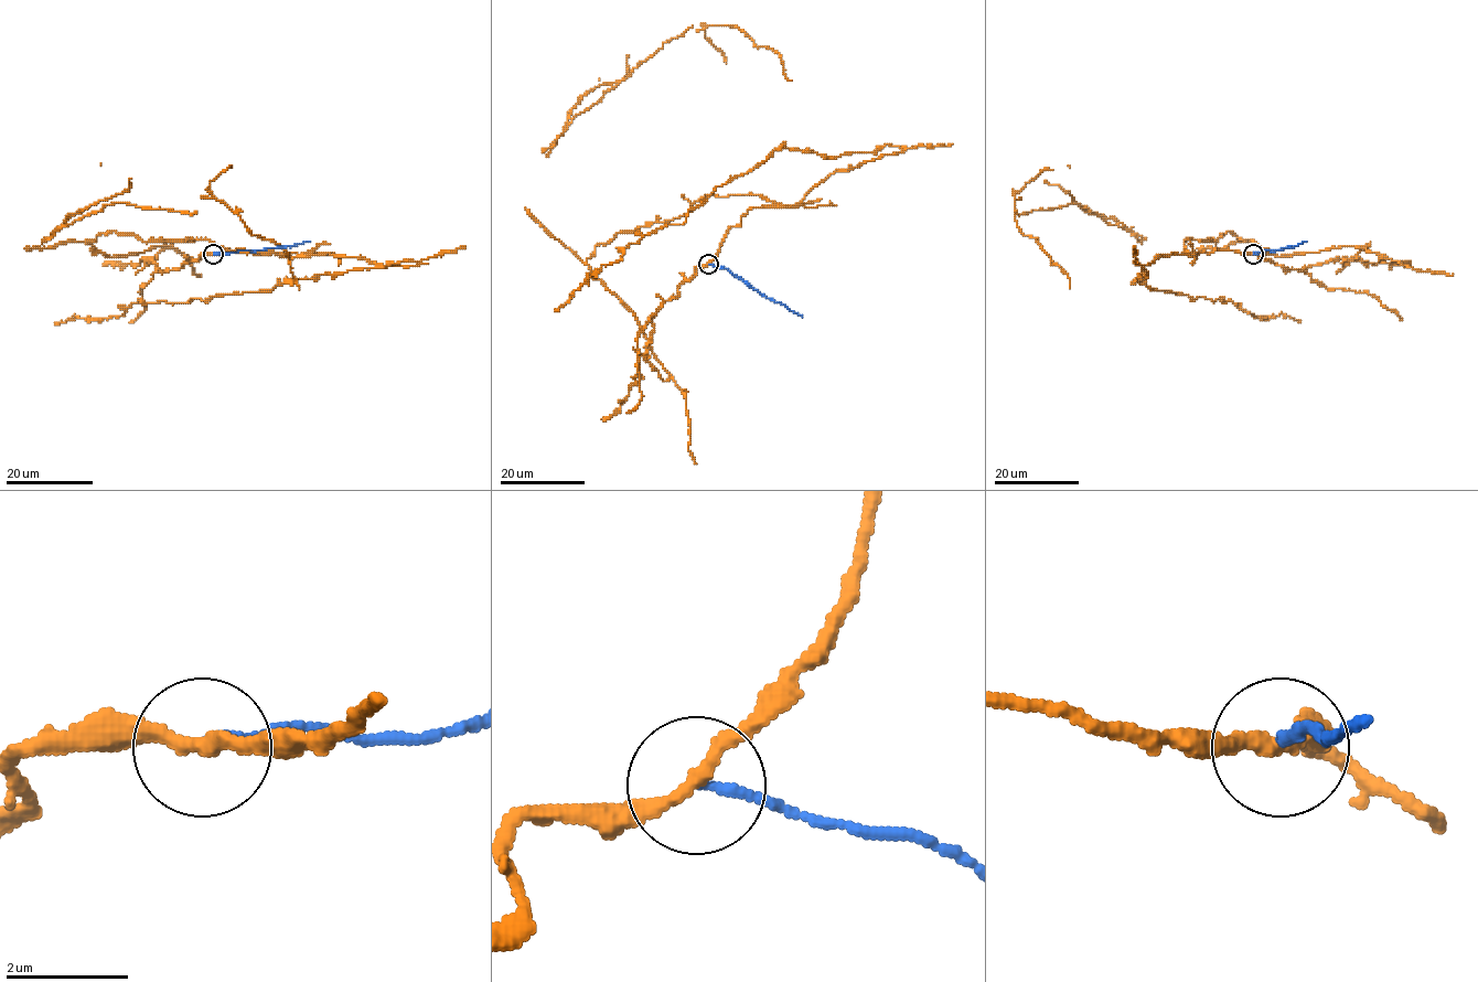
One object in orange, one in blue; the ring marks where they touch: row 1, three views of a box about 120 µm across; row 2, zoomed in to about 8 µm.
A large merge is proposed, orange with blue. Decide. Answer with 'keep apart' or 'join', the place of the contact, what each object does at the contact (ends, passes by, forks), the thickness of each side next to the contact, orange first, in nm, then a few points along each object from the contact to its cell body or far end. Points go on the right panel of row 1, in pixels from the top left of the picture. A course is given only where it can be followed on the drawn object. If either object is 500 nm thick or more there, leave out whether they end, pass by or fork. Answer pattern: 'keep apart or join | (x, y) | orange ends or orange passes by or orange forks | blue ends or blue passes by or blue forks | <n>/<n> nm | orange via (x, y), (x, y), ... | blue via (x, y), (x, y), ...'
keep apart | (1253, 254) | orange passes by | blue ends | 240/140 nm | orange via (1253, 254), (1214, 248), (1134, 263), (1147, 273), (1136, 279), (1150, 289), (1298, 320) | blue via (1253, 254), (1306, 242)

